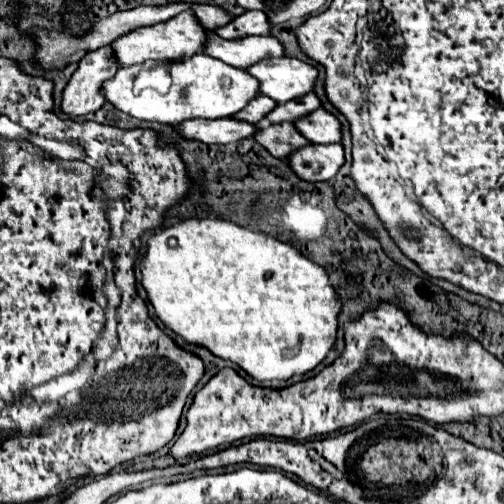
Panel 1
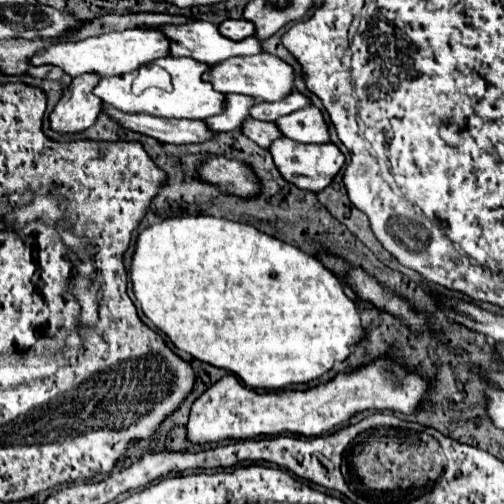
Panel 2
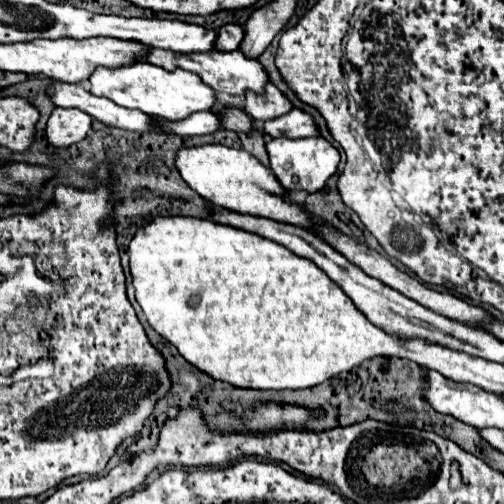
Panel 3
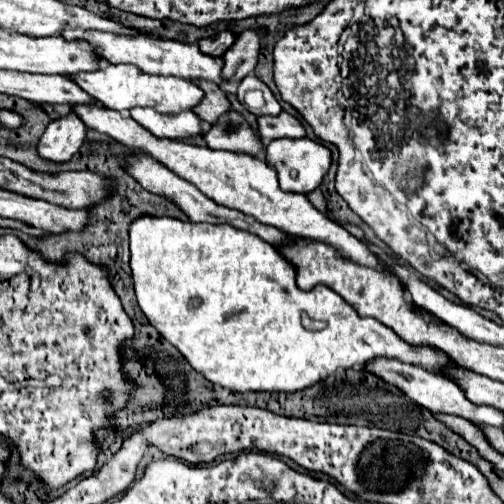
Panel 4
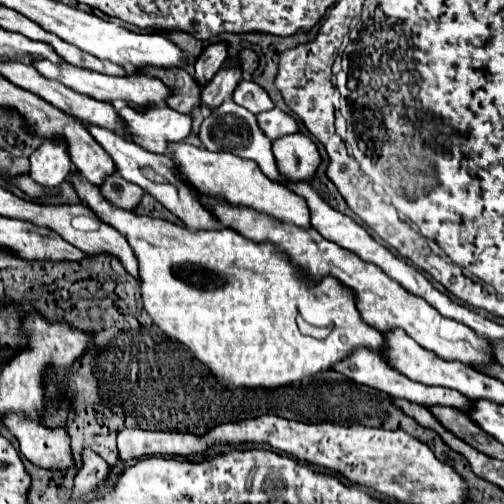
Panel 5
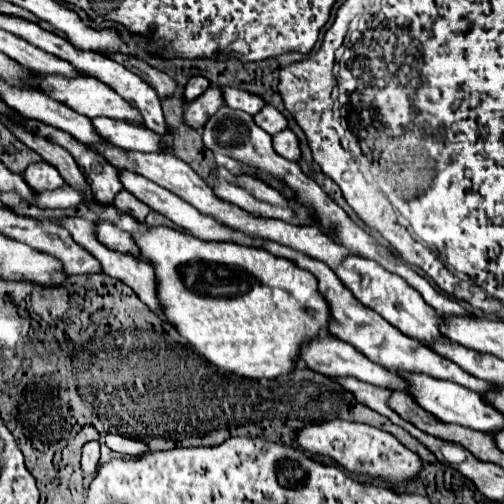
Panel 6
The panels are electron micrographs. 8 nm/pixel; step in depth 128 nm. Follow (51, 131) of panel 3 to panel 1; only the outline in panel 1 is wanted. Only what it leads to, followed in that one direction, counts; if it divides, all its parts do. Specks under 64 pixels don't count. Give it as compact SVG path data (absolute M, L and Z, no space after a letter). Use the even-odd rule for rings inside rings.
M104 46L96 52L88 52L80 62L70 82L62 92L60 110L68 116L86 116L96 112L104 104L100 92L102 82L112 78L118 70L116 60L112 58L112 48Z

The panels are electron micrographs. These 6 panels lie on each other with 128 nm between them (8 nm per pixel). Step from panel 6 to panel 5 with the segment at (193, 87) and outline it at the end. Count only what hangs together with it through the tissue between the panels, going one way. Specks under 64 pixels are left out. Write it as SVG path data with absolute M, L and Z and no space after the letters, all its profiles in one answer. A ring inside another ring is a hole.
M226 44L208 46L194 64L194 80L200 86L206 86L212 80L212 76L220 70L224 60L226 60Z

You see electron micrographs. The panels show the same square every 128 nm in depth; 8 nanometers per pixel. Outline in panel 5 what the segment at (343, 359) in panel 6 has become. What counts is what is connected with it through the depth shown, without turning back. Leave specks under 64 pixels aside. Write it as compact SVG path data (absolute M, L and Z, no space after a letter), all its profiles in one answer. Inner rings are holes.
M360 348L360 352L352 352L352 356L348 356L348 360L340 360L340 364L336 364L334 370L344 374L346 378L350 378L356 384L370 386L374 390L386 392L386 394L396 396L396 398L406 398L406 400L416 402L416 404L442 404L442 406L458 408L458 410L470 408L470 400L466 396L462 396L460 392L450 390L450 388L442 388L442 386L428 386L428 384L414 382L414 380L406 378L404 374L396 372L394 368L390 368L388 362L378 352L368 352L368 348Z

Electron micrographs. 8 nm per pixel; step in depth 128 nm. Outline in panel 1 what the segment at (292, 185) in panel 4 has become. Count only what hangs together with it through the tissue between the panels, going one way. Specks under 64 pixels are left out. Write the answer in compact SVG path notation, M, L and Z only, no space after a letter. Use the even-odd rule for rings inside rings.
M306 144L298 150L294 150L288 156L288 166L300 180L306 182L324 182L336 176L340 166L344 164L344 148L342 144Z

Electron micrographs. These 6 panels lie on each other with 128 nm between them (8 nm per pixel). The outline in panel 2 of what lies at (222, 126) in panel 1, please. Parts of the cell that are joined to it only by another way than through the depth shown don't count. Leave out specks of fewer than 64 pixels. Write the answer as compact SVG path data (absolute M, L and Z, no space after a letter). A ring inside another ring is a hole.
M102 104L102 114L110 116L126 130L152 136L166 144L200 144L214 136L202 120L164 120L148 114L126 114L120 112L118 108L114 110L104 104Z

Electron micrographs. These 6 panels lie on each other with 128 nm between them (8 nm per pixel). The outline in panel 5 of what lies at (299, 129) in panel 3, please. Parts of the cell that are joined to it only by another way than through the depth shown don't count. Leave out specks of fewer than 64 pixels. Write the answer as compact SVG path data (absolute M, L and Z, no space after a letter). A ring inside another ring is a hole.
M272 108L268 112L258 114L258 126L262 128L262 132L270 138L282 138L286 134L294 134L298 132L298 124L292 116L288 116L286 112L282 112L280 108Z

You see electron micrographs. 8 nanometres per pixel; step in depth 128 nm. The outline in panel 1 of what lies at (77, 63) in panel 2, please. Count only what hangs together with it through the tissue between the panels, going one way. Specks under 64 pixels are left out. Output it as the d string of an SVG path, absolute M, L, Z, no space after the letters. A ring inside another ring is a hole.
M182 12L180 16L160 22L148 28L136 28L120 38L116 38L112 46L112 56L118 62L118 68L132 66L132 64L142 64L146 60L154 62L170 62L170 60L186 60L202 50L206 42L206 30L198 24L198 20L192 16L192 12Z

